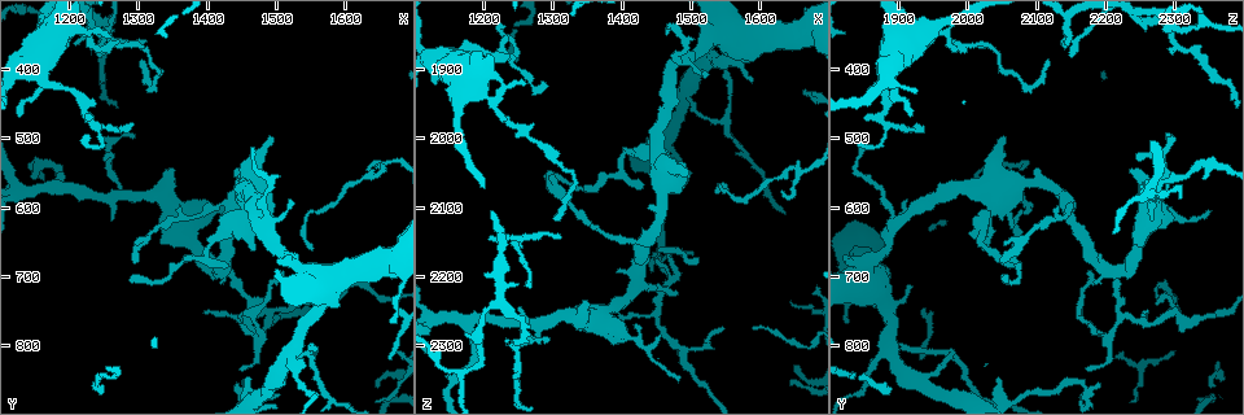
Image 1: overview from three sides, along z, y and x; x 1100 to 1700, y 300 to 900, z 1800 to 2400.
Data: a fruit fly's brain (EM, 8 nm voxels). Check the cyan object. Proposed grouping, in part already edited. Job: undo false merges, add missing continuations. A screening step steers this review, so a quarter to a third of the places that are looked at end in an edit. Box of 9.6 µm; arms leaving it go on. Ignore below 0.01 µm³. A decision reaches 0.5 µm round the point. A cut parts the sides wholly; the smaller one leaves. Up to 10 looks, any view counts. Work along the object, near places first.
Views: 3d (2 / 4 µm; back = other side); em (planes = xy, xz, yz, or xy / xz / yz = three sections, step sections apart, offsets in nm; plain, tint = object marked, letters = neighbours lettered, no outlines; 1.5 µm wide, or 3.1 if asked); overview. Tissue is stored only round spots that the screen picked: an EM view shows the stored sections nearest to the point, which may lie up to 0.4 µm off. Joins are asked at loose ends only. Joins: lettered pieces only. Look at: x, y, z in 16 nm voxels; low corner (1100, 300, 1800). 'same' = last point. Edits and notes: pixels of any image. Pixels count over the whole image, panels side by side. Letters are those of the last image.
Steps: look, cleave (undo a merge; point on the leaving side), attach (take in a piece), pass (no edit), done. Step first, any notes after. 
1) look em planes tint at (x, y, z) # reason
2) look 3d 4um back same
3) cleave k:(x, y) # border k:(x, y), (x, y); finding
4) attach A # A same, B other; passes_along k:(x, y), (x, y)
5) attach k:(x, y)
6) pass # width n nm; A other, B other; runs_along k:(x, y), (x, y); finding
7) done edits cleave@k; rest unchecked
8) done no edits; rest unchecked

look 3d 4um at (1205, 365, 2150) # an open end

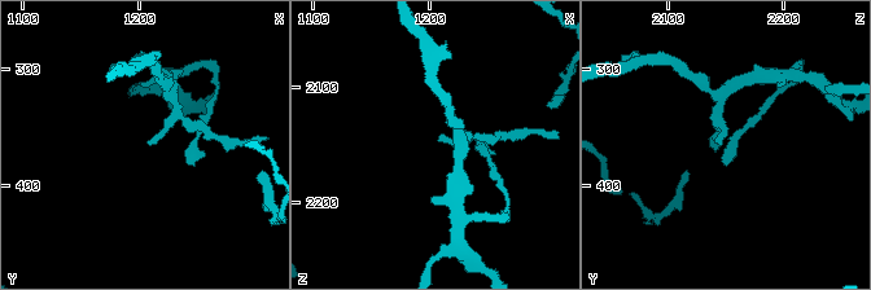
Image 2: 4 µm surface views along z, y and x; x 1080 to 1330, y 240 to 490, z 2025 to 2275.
look em xy step 8 letters at (1206, 364, 2146) # shape alone is not enough

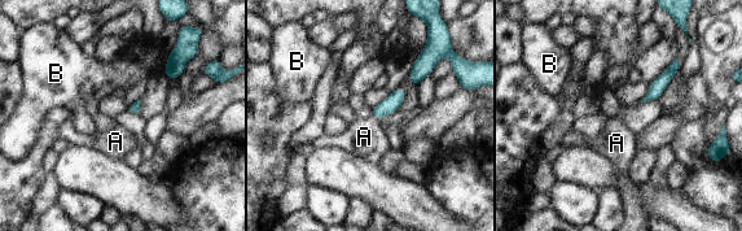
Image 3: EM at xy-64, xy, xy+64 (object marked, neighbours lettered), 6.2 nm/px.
look em planes letters same

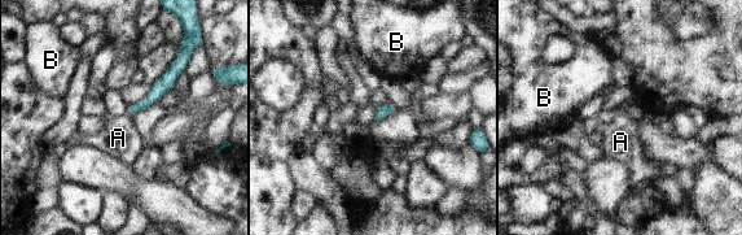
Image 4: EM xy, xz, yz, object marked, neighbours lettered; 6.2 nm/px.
attach A # A same, B other; passes_along 4:(158, 88), (128, 114), (118, 138); the neuron continues

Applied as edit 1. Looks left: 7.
look em planes letters at (1250, 525, 2245) # free end

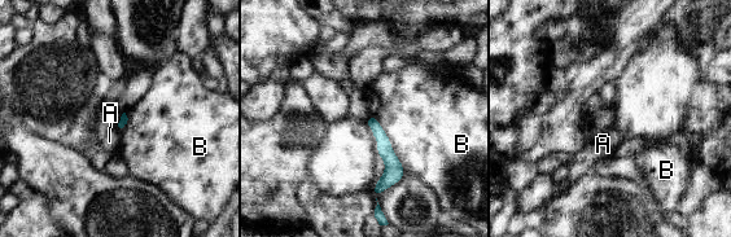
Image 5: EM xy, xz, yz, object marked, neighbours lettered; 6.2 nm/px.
pass # longest_contact B 420 nm; A other, B other; border 5:(116, 126), (119, 132); none of them fits

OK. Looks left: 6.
look em planes letters at (1495, 855, 1930) # thick turns thin

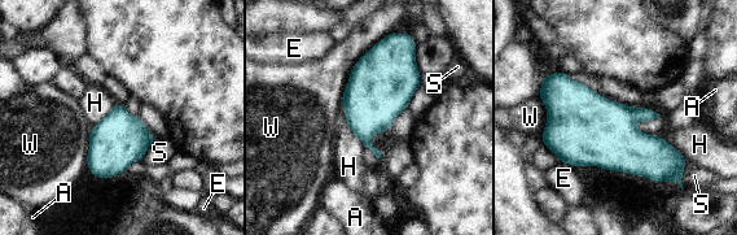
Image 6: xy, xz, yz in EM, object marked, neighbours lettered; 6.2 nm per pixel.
pass # A other, E other, H other, S other, W other; border 6:(685, 157), (681, 178), (683, 187); one neuron here

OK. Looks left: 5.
done edits attach@4; rest unchecked

